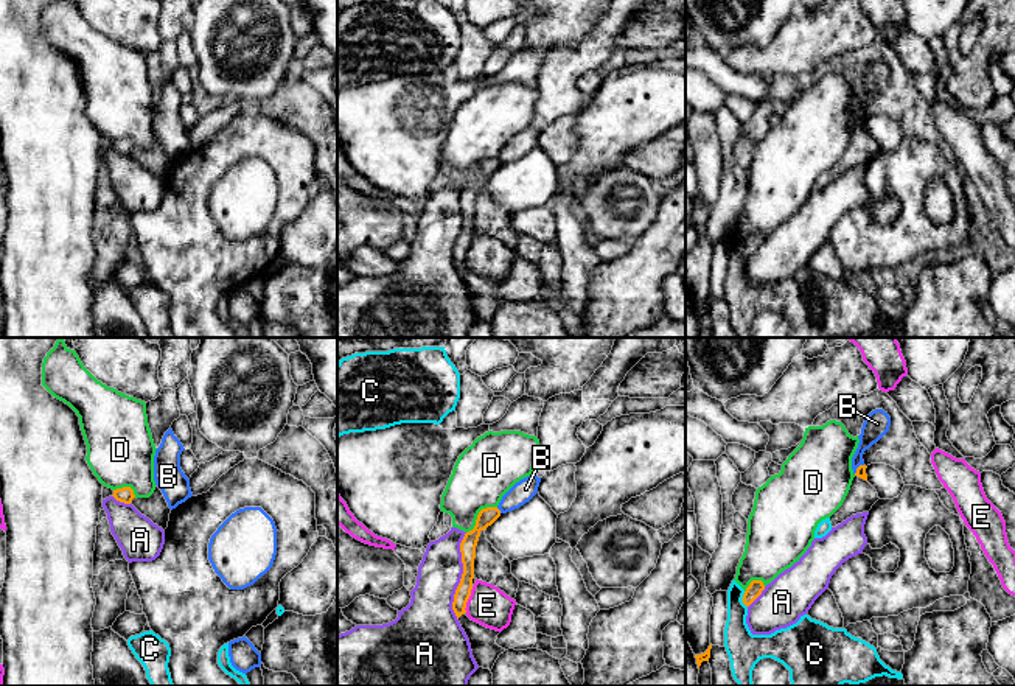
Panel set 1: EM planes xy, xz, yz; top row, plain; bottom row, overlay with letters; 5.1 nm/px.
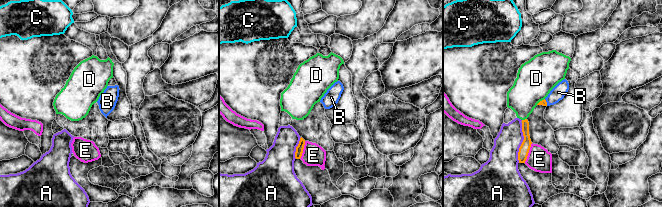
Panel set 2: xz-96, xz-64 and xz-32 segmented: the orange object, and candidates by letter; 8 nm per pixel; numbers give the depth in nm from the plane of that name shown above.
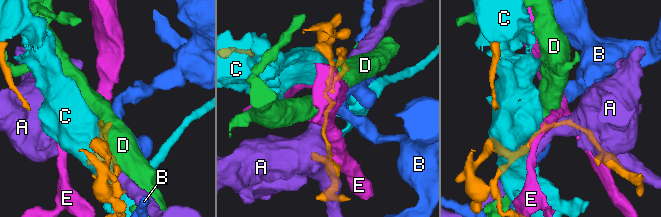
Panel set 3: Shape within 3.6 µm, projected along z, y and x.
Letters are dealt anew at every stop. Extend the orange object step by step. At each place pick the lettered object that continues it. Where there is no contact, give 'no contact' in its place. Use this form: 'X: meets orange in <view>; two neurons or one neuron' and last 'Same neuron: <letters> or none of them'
A: meets orange in xz; two neurons
B: meets orange in xz; two neurons
C: meets orange in yz; two neurons
D: meets orange in xz; two neurons
E: meets orange in xz; two neurons
Same neuron: none of them

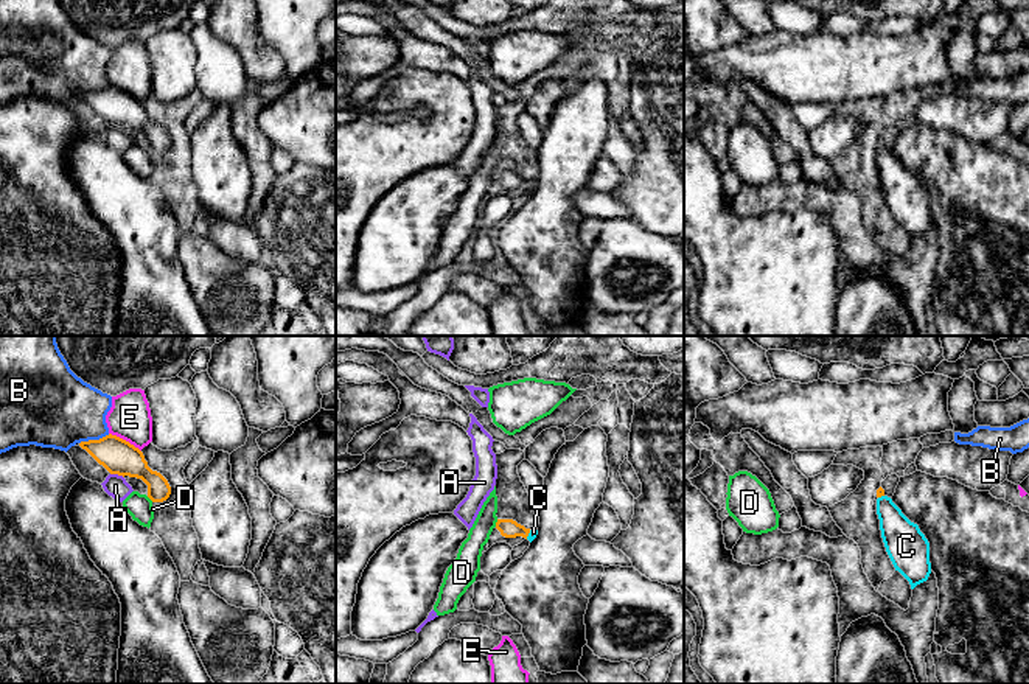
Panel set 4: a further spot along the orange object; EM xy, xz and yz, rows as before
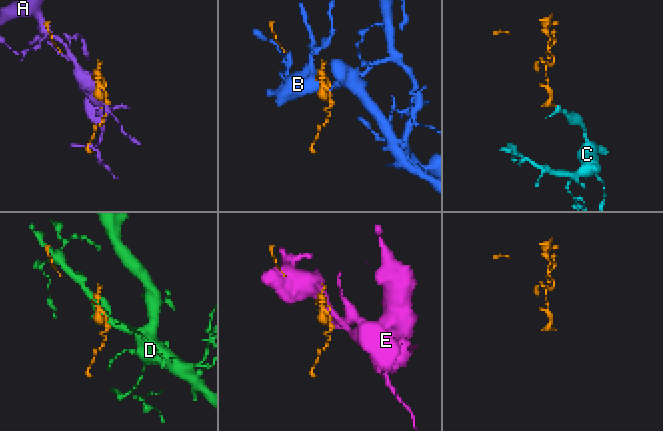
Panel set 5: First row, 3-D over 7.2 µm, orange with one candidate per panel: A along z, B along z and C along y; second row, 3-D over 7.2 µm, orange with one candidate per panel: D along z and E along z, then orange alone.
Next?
A: meets orange in xy; two neurons
B: meets orange in xy; two neurons
C: meets orange in xz; one neuron
D: meets orange in xz; two neurons
E: meets orange in xy; two neurons
Same neuron: C

